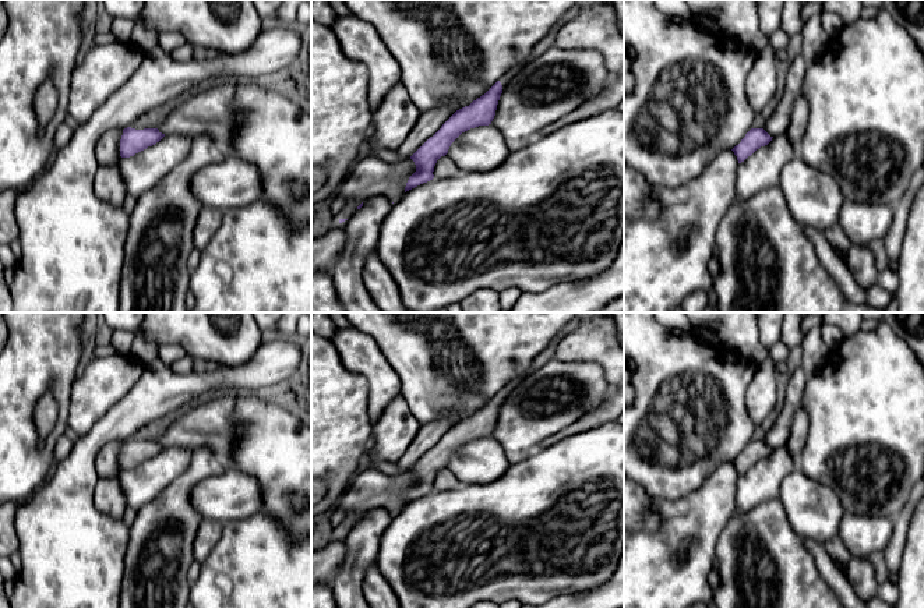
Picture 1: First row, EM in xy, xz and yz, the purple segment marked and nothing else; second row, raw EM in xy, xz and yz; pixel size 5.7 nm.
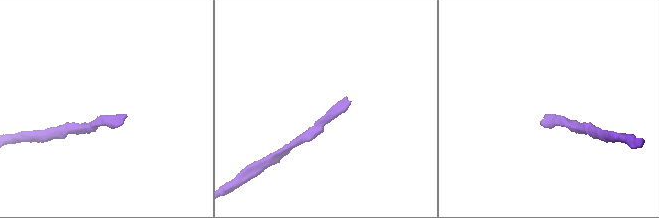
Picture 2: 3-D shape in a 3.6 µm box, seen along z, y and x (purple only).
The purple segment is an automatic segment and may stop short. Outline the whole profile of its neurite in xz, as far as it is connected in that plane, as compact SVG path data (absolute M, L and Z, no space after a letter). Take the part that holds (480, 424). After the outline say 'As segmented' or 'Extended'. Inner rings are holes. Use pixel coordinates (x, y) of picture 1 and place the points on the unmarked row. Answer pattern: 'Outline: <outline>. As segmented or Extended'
Outline: M557 343L544 349L532 363L529 371L505 385L484 407L469 418L456 423L441 441L430 449L410 471L416 484L409 489L405 505L434 491L434 478L441 469L448 466L451 456L465 443L491 436L502 402L519 385L523 377L539 370L556 356Z. Extended

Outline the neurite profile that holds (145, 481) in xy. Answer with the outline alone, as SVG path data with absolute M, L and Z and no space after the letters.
M165 448L159 455L119 473L127 506L134 512L149 503L188 467L191 450Z

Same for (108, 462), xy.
M112 441L99 450L95 462L99 477L119 477L121 448L121 441Z

